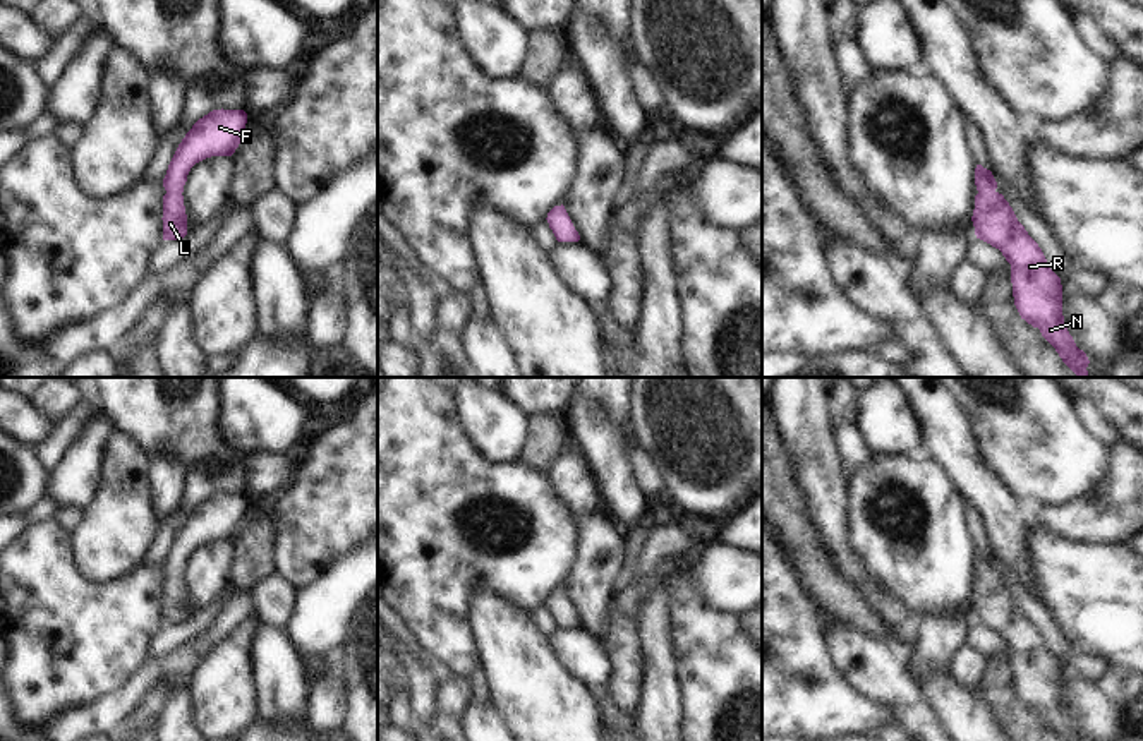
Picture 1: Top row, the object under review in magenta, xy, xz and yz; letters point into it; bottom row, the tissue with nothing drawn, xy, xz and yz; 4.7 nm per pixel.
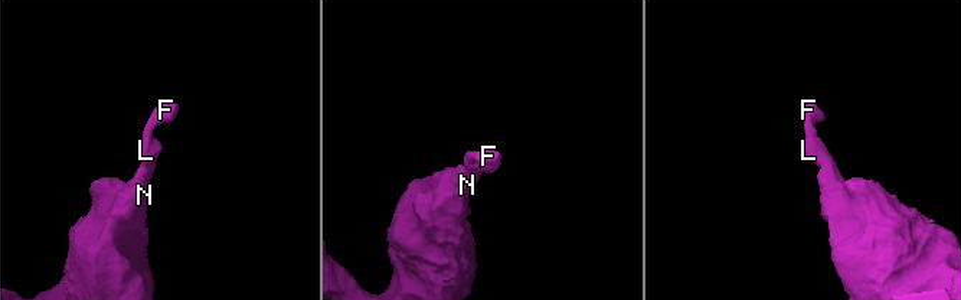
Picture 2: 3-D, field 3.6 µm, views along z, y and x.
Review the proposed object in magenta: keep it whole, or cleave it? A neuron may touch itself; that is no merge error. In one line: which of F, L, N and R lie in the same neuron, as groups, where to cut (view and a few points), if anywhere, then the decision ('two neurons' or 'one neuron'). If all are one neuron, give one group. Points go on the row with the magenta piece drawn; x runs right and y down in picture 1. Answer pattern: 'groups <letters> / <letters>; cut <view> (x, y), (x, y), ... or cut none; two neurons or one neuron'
groups F L N R; cut none; one neuron

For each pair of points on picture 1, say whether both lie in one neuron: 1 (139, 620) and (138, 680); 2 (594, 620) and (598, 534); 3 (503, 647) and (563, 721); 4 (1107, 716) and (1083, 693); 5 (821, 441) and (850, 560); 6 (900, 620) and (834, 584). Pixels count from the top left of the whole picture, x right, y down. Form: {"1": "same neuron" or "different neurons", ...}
{"1": "different neurons", "2": "same neuron", "3": "same neuron", "4": "same neuron", "5": "same neuron", "6": "different neurons"}

